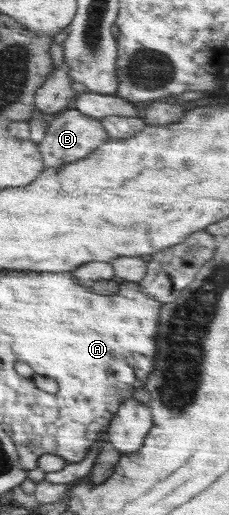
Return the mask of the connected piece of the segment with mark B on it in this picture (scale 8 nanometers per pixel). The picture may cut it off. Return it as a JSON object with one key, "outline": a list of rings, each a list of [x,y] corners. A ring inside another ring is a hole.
{"outline":[[[68,108],[49,119],[47,131],[37,147],[43,157],[45,168],[61,167],[91,155],[109,137],[100,120],[89,117],[75,108]]]}

